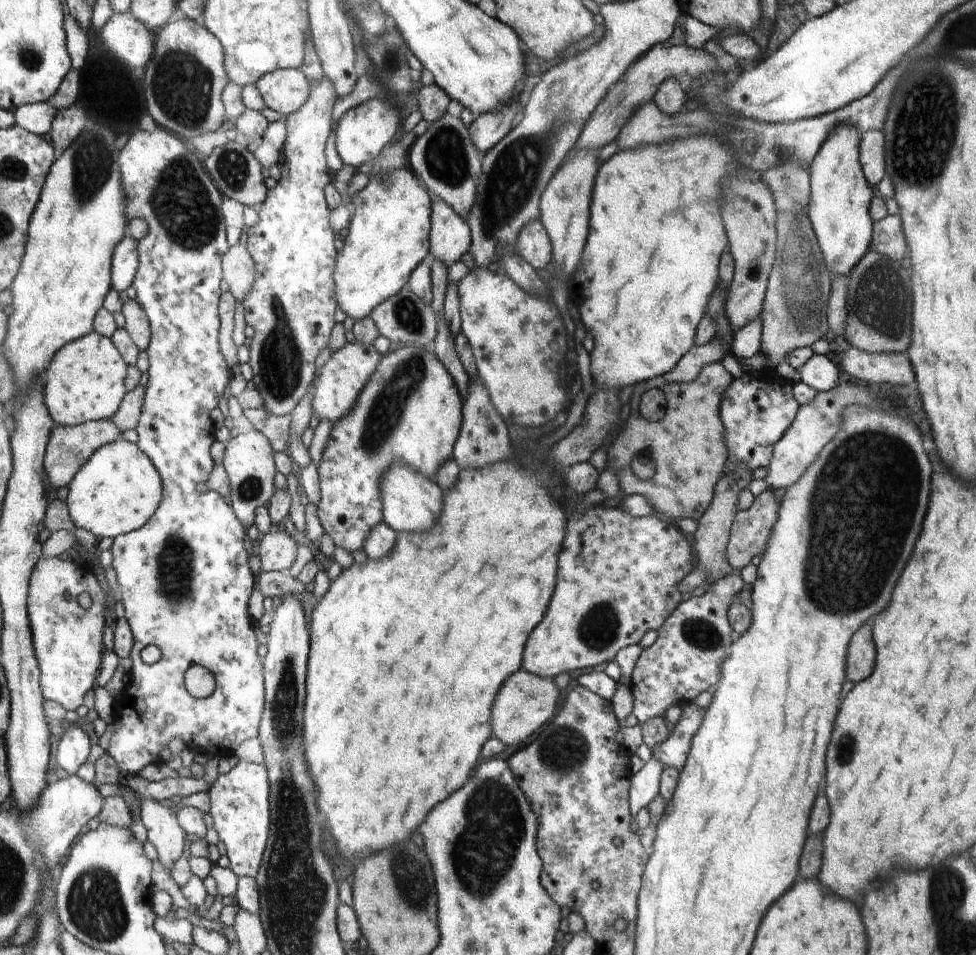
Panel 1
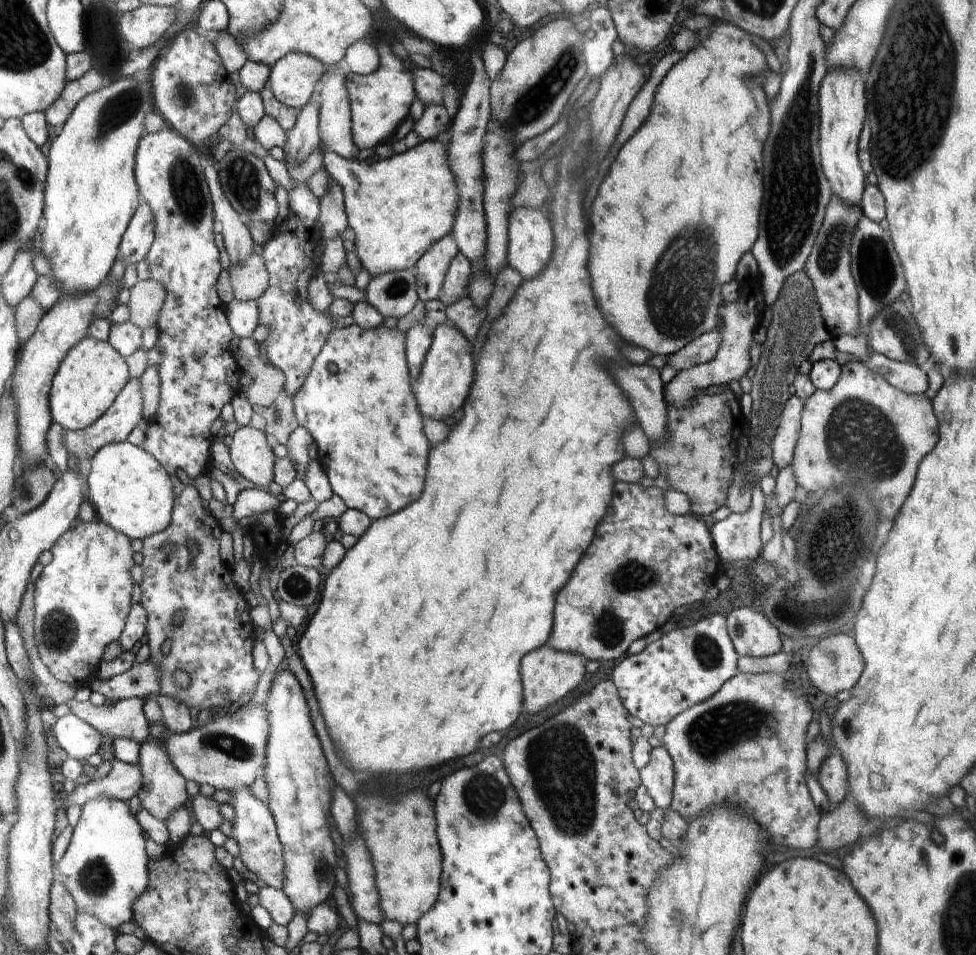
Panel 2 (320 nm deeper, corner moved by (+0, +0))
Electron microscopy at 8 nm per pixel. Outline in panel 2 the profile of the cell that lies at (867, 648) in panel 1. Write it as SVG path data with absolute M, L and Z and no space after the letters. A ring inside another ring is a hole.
M840 632L837 635L829 635L825 639L819 639L818 642L810 646L812 646L812 650L810 650L806 662L806 672L812 684L822 692L823 696L836 697L838 692L851 690L864 670L864 659L855 640Z

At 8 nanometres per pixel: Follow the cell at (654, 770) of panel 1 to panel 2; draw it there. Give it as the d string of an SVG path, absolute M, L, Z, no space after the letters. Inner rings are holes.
M664 745L651 750L650 762L639 770L641 784L646 787L656 807L667 810L673 799L675 770Z

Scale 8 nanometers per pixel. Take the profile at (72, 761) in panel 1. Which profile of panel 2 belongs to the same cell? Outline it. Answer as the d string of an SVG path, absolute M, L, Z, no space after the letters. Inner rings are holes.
M72 713L60 717L54 723L53 733L67 755L77 761L86 761L100 750L101 734Z

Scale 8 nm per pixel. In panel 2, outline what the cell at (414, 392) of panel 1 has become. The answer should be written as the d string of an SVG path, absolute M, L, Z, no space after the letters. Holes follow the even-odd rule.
M448 321L432 325L431 339L422 370L412 385L413 393L422 416L444 419L464 404L474 381L473 342L469 342L465 334Z

